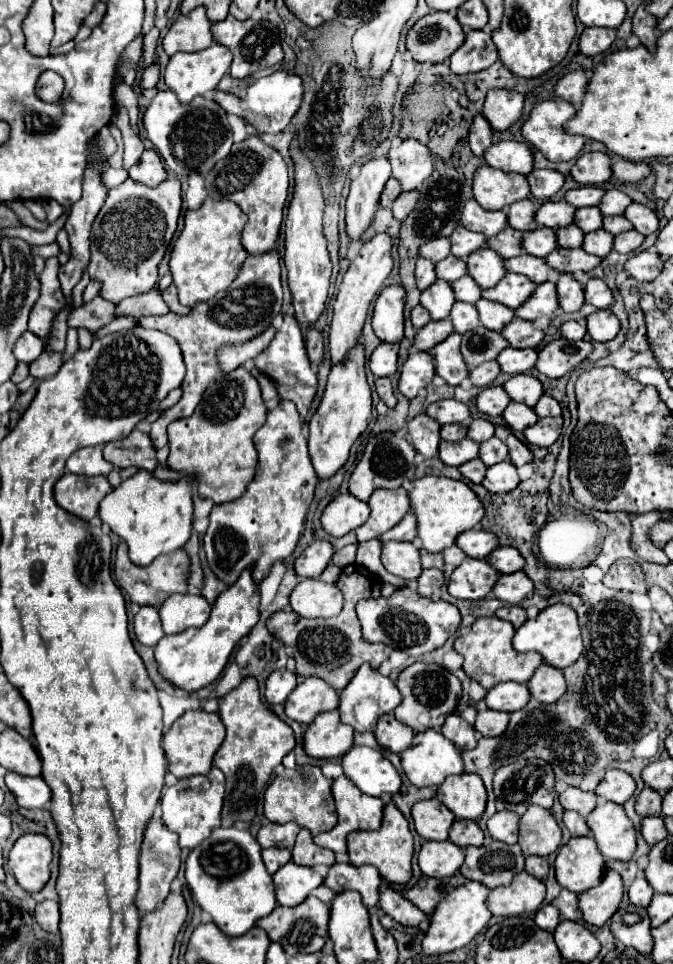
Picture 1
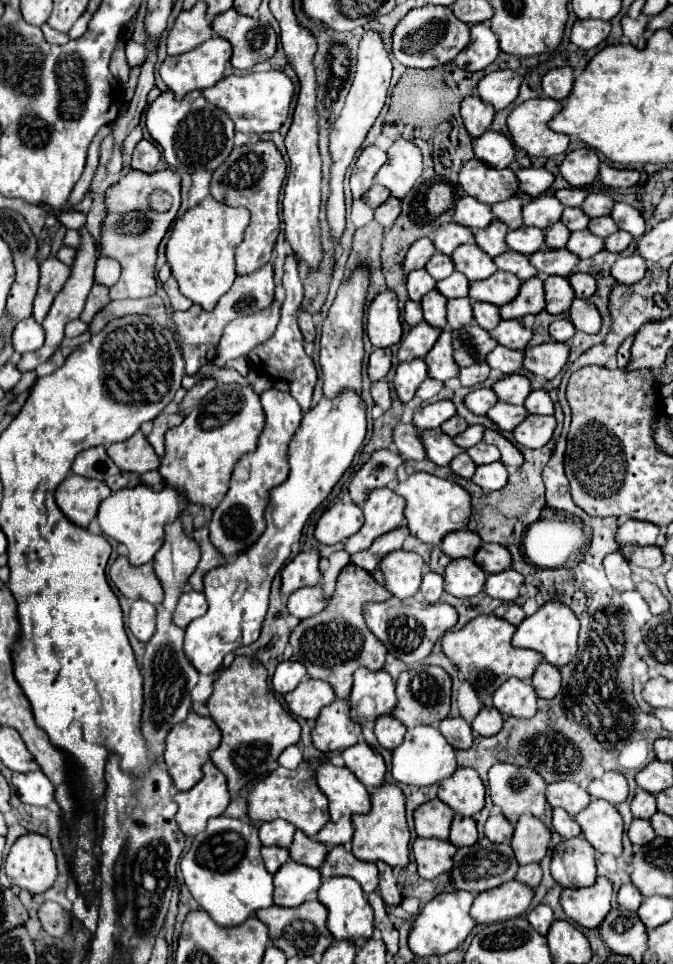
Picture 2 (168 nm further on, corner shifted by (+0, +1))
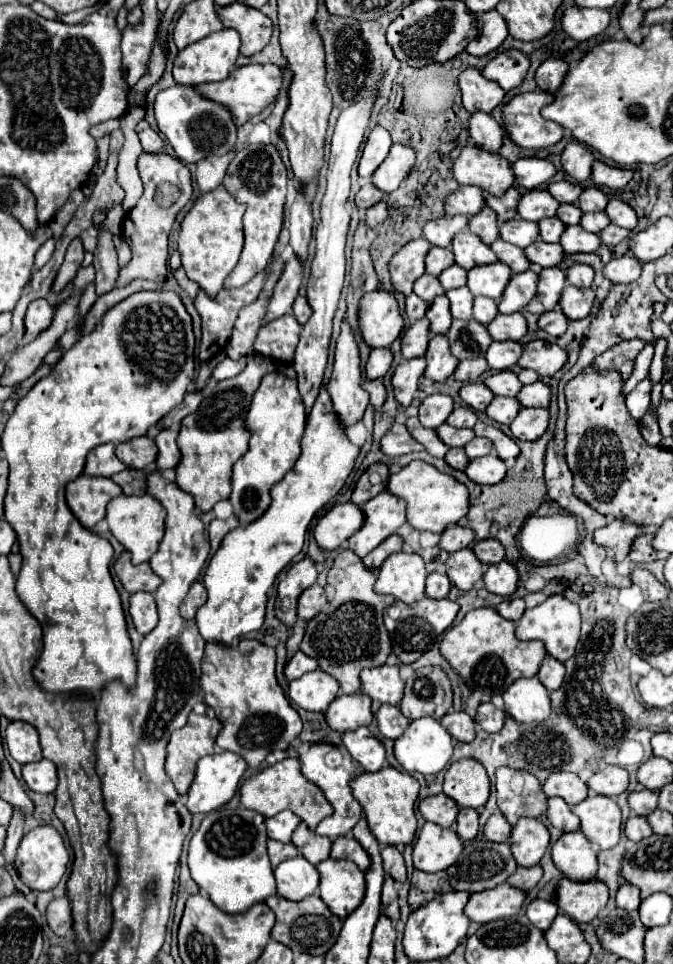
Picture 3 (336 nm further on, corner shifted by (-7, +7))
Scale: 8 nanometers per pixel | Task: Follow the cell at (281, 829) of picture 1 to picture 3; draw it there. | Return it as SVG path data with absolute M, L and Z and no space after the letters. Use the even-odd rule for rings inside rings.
M281 811L279 815L267 819L265 825L267 825L267 835L269 835L269 839L277 839L277 841L289 843L295 827L299 825L299 821L301 821L301 819L299 819L295 813L291 813L291 811Z

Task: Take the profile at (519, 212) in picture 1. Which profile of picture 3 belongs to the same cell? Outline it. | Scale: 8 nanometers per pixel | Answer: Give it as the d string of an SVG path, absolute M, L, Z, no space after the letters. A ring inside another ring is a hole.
M511 187L503 197L485 195L485 203L487 203L487 207L491 207L497 213L499 223L505 223L505 221L511 221L513 217L517 217L519 197L521 197L521 193L515 187Z

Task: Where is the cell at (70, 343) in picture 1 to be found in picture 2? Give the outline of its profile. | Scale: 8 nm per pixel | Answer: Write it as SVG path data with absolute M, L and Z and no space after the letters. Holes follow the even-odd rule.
M80 317L74 319L74 321L70 321L70 323L66 325L66 337L68 337L68 339L78 337L78 335L82 335L84 331L88 331L88 325L86 325Z

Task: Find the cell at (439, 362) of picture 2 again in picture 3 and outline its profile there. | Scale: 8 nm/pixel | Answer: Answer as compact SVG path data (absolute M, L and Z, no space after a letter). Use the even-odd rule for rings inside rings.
M447 335L431 337L425 359L427 359L425 377L433 379L433 381L447 381L455 373L455 367L459 365L459 359L455 355L451 355Z

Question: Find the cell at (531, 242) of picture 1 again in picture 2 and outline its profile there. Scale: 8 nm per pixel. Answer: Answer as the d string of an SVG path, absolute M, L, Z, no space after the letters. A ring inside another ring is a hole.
M520 227L514 231L508 231L506 245L512 251L522 251L524 255L530 255L536 249L542 249L544 245L544 231L534 227ZM522 247L536 247L536 249L522 249Z

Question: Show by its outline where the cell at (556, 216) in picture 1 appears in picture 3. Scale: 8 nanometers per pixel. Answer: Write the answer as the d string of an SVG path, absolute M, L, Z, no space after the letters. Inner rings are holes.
M535 189L521 197L519 217L523 217L525 221L541 221L543 217L555 217L559 205L561 203L555 201L551 193L547 193L545 189Z

